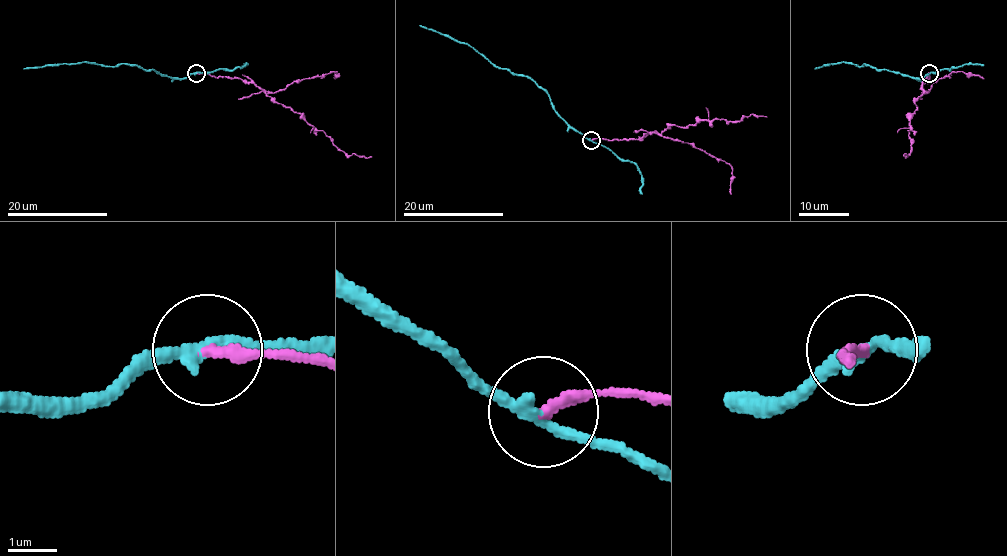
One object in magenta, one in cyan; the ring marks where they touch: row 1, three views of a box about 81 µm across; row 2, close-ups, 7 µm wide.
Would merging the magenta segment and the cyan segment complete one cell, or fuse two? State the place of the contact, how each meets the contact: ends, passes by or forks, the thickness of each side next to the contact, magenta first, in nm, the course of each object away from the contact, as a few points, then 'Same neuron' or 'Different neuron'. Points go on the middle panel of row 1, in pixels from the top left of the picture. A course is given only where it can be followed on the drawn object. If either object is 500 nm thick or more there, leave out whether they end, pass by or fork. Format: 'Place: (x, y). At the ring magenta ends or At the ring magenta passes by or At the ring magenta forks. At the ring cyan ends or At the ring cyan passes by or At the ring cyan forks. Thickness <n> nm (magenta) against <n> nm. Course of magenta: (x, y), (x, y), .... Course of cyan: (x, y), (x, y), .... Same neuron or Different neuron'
Place: (591, 140). At the ring magenta ends. At the ring cyan passes by. Thickness 240 nm (magenta) against 240 nm. Course of magenta: (592, 140), (637, 140), (672, 125), (767, 117). Course of cyan: (592, 140), (577, 132), (555, 111), (549, 96), (524, 76), (494, 67), (465, 43), (419, 26). Different neuron

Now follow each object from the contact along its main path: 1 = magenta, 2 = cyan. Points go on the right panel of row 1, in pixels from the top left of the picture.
1: (929, 73), (923, 93), (914, 102), (907, 156)
2: (929, 73), (922, 78), (912, 78), (875, 69), (865, 63), (859, 66), (845, 62), (815, 69)

